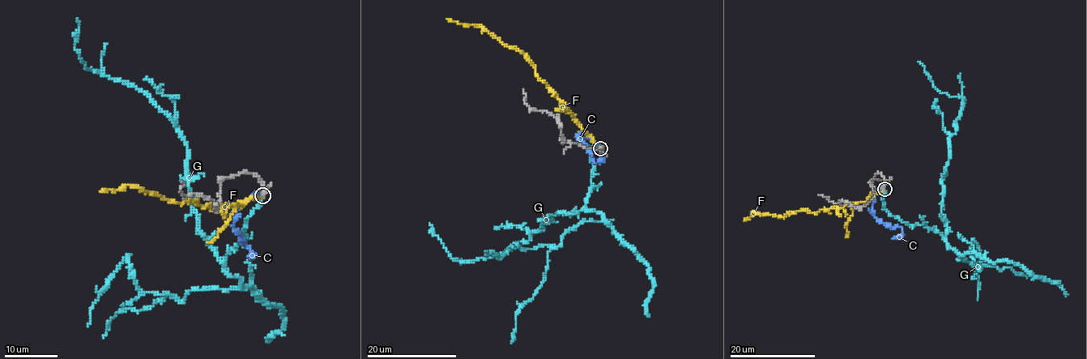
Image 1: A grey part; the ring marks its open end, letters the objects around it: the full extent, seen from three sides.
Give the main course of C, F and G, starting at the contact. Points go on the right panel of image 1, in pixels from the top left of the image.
C: (884, 187), (875, 191), (872, 208), (875, 218), (883, 224), (901, 228), (903, 234), (891, 239)
F: (883, 189), (874, 191), (865, 202), (813, 212), (798, 210), (782, 217), (752, 211), (743, 220)
G: (884, 189), (884, 206), (891, 215), (945, 235), (944, 169), (964, 100), (935, 88), (918, 61)

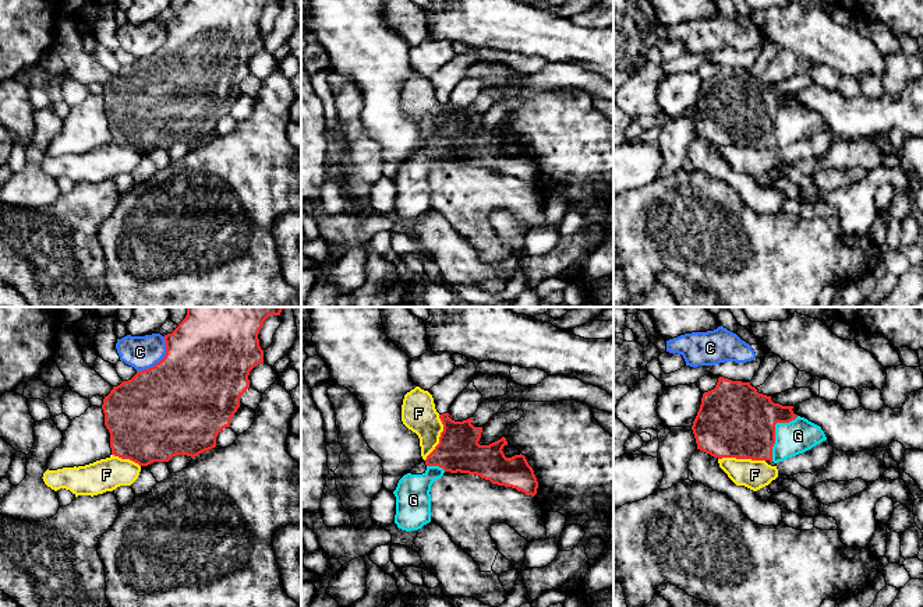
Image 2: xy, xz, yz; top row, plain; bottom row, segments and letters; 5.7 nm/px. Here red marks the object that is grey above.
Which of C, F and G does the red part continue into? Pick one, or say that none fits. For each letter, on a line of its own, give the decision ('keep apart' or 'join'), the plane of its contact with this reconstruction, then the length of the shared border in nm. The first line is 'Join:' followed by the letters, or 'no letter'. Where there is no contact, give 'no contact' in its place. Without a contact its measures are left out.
Join: G
C: keep apart; meets red in xy; contact 260 nm long
F: keep apart; meets red in yz; contact 280 nm long
G: join; meets red in yz; contact 300 nm long

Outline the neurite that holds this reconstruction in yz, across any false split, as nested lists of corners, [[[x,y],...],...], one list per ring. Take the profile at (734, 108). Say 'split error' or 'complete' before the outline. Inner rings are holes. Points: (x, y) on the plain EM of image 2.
split error | [[[718,66],[714,77],[704,80],[692,117],[697,137],[714,145],[770,148],[774,151],[803,141],[827,127],[820,113],[793,100],[793,93],[774,91],[750,70]]]

